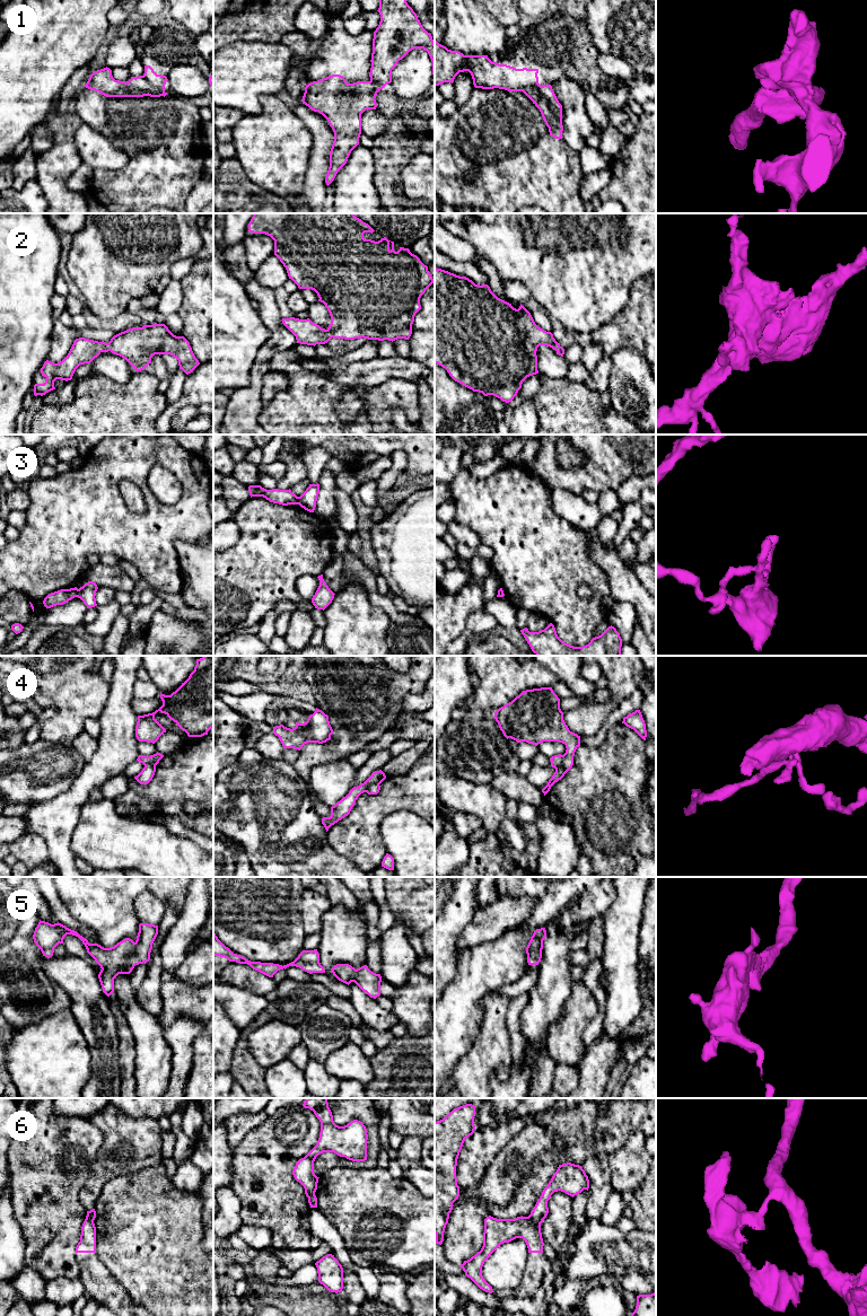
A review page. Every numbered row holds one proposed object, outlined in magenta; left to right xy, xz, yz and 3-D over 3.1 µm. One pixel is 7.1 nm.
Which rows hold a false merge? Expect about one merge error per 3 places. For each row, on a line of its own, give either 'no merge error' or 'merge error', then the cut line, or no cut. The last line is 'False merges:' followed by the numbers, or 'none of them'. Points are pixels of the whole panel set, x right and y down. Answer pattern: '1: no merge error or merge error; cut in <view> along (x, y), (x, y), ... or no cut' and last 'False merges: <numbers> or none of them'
1: merge error; cut in xy along (141, 76), (152, 86), (164, 91)
2: no merge error; no cut
3: merge error; cut in xy along (78, 589), (76, 596)
4: merge error; cut in xz along (378, 783), (371, 783), (365, 791)
5: no merge error; no cut
6: merge error; cut in yz along (528, 1216), (540, 1226)
False merges: 1, 3, 4, 6

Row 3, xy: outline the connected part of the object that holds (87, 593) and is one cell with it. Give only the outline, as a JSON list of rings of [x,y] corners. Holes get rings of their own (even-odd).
[[[88,581],[78,589],[77,597],[84,602],[87,608],[95,607],[97,606],[95,598],[97,589],[98,587],[95,581]]]

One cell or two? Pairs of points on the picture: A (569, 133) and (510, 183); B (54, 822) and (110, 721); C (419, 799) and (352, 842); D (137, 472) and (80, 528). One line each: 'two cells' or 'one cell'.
A: two cells
B: one cell
C: one cell
D: one cell

